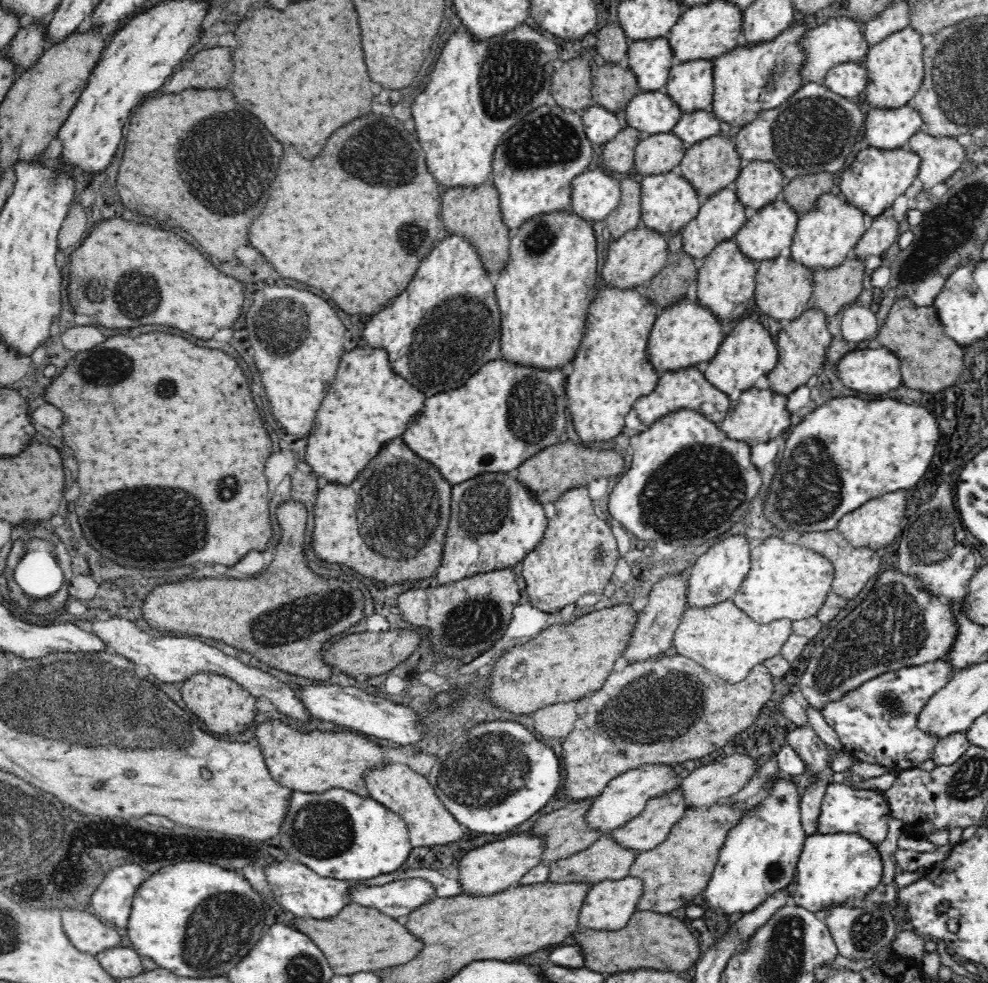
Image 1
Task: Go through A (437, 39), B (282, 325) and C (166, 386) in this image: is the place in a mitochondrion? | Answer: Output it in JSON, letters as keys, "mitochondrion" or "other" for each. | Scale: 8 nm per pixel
{"A":"other","B":"mitochondrion","C":"mitochondrion"}

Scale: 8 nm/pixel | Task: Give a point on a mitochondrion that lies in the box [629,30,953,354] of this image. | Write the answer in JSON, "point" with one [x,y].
{"point":[814,130]}

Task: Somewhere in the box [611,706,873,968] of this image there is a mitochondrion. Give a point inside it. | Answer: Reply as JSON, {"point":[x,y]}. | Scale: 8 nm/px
{"point":[774,871]}

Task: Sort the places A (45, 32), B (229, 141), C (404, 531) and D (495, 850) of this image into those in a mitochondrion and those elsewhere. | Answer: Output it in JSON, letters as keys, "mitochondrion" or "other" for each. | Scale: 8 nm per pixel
{"A":"other","B":"mitochondrion","C":"mitochondrion","D":"other"}

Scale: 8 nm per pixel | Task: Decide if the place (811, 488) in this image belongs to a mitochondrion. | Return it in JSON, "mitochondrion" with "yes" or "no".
{"mitochondrion":"yes"}

